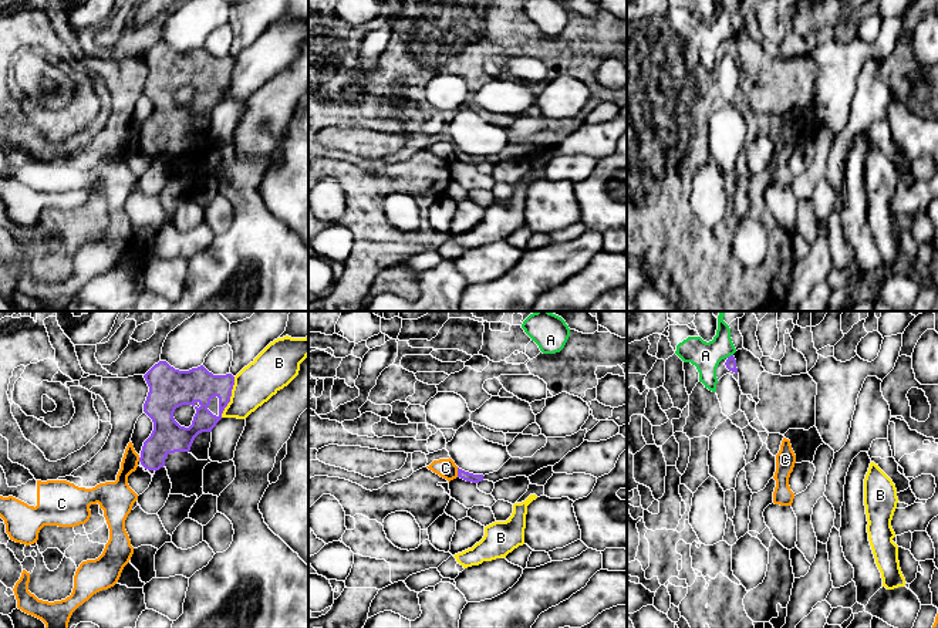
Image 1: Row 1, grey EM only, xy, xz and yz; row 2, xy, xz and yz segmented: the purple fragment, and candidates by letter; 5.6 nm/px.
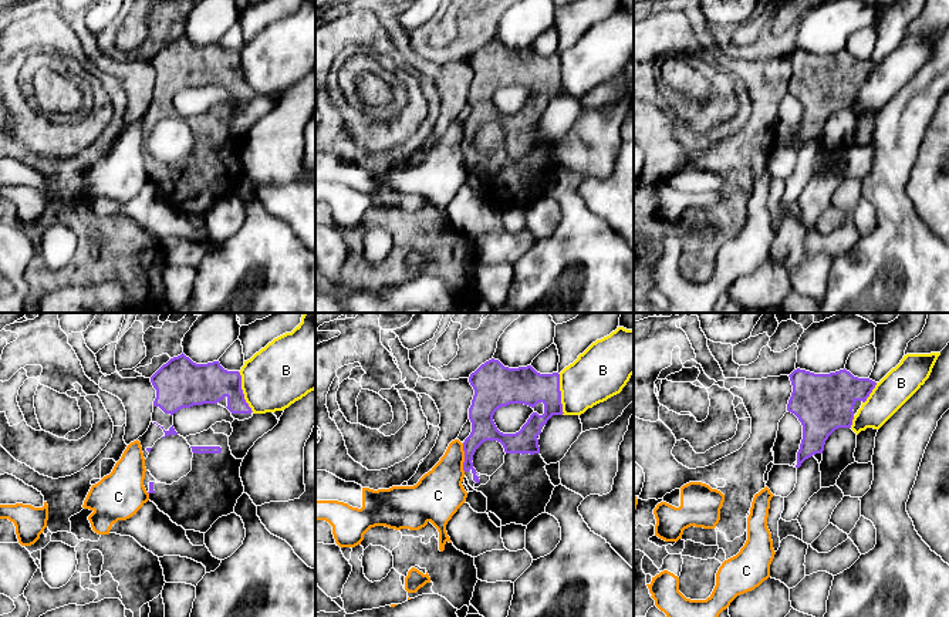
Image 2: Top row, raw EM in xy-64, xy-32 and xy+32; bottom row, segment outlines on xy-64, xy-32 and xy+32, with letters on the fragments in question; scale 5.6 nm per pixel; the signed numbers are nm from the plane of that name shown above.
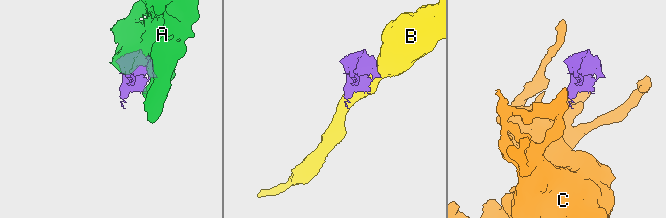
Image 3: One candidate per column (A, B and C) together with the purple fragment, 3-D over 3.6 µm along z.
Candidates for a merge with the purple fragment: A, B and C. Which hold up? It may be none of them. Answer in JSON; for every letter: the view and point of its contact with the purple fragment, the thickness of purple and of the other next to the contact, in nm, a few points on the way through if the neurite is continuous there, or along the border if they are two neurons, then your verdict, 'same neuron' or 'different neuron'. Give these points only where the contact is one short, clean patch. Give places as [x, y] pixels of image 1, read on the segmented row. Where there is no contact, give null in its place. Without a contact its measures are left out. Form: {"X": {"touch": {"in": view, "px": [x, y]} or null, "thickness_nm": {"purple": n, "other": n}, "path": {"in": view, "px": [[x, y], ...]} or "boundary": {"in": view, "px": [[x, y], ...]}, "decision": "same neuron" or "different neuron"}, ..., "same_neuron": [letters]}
{"A": {"touch": {"in": "yz", "px": [731, 355]}, "thickness_nm": {"purple": 60, "other": 160}, "boundary": {"in": "yz", "px": [[732, 354], [726, 357]]}, "decision": "different neuron"}, "B": {"touch": {"in": "xy", "px": [230, 395]}, "thickness_nm": {"purple": 190, "other": 220}, "boundary": {"in": "xy", "px": [[235, 377], [230, 401], [220, 417]]}, "decision": "different neuron"}, "C": {"touch": {"in": "xz", "px": [458, 472]}, "thickness_nm": {"purple": 50, "other": 110}, "boundary": {"in": "xz", "px": [[456, 468], [458, 476]]}, "decision": "different neuron"}, "same_neuron": []}

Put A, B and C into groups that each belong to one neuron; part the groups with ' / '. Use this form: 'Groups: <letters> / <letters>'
Groups: A / B / C

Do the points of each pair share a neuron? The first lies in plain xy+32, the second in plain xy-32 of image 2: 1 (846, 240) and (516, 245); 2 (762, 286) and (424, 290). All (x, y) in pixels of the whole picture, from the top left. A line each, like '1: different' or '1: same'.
1: same
2: same

